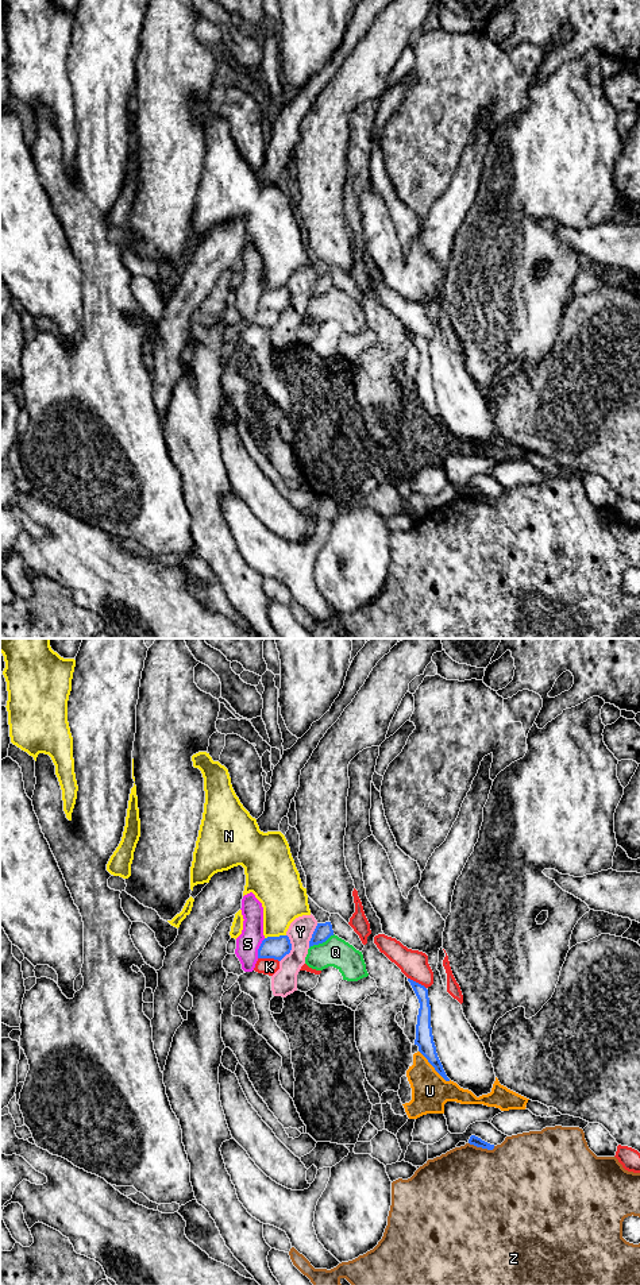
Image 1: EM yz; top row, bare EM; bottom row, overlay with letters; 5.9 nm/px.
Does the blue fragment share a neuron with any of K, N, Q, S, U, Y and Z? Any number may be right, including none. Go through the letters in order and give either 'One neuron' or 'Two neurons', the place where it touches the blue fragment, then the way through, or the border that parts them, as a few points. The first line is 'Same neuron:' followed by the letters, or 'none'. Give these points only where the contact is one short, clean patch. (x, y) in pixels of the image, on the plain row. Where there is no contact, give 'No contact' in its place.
Same neuron: none
K: Two neurons. Touches blue at yz (269, 309)
N: Two neurons. Touches blue at yz (274, 289)
Q: Two neurons. Touches blue at yz (322, 294)
S: Two neurons. Touches blue at yz (259, 300). Boundary: yz (265, 290), (257, 309)
U: Two neurons. Touches blue at yz (434, 419). Boundary: yz (419, 402), (446, 432), (450, 432)
Y: Two neurons. Touches blue at yz (290, 300). Boundary: yz (286, 286), (290, 303), (280, 313)
Z: Two neurons. Touches blue at yz (482, 500). Boundary: yz (469, 494), (488, 501), (494, 500)

